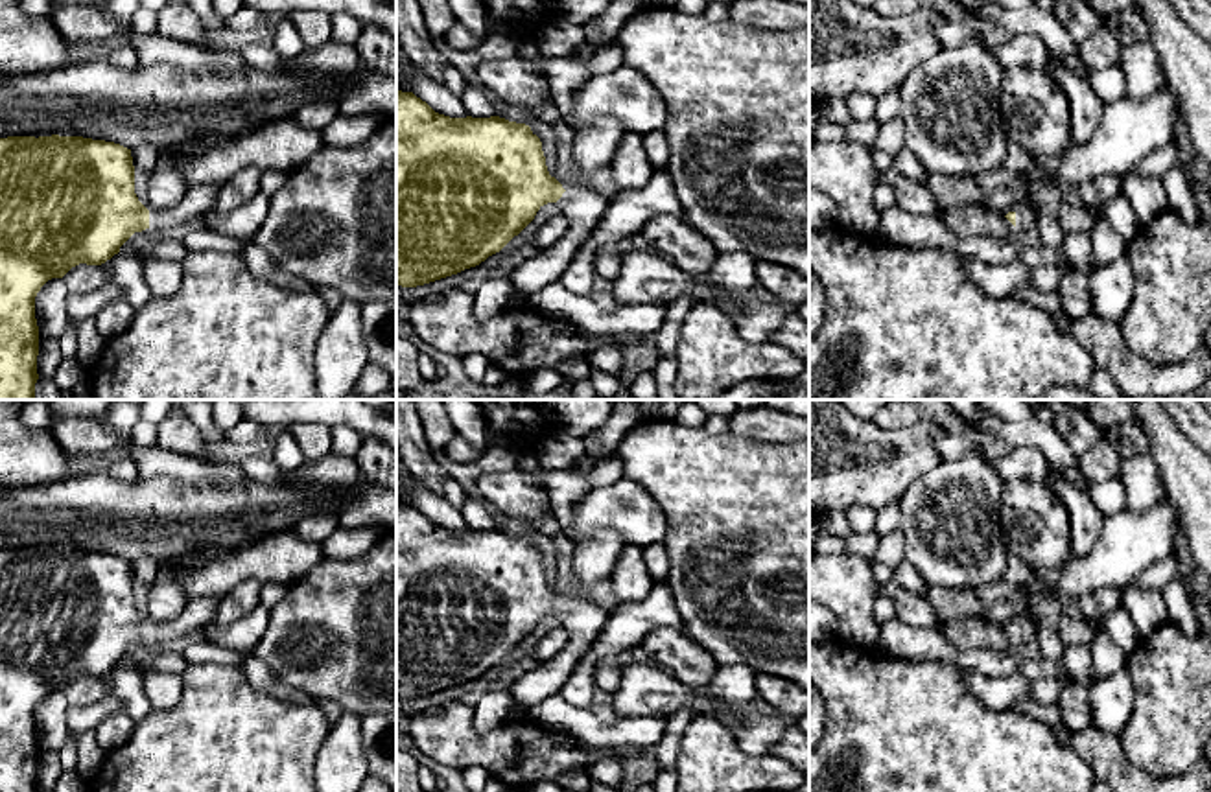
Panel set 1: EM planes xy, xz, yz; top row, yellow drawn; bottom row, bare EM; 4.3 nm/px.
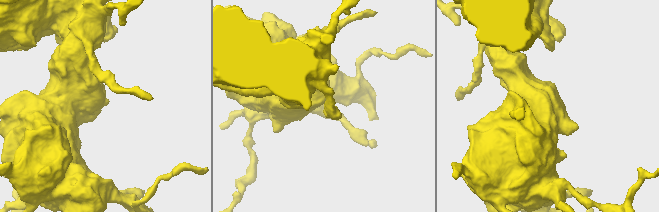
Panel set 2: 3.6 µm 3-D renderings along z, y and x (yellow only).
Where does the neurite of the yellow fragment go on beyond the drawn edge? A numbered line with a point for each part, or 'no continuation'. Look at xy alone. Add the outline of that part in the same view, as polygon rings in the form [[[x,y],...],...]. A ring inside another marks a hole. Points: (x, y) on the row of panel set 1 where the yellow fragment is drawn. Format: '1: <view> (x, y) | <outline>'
1: xy (198, 201) | [[[221,182],[190,184],[182,199],[162,210],[149,210],[151,228],[170,228],[212,212]]]

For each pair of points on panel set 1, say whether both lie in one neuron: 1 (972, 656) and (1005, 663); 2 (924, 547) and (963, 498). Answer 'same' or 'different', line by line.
1: same
2: same

